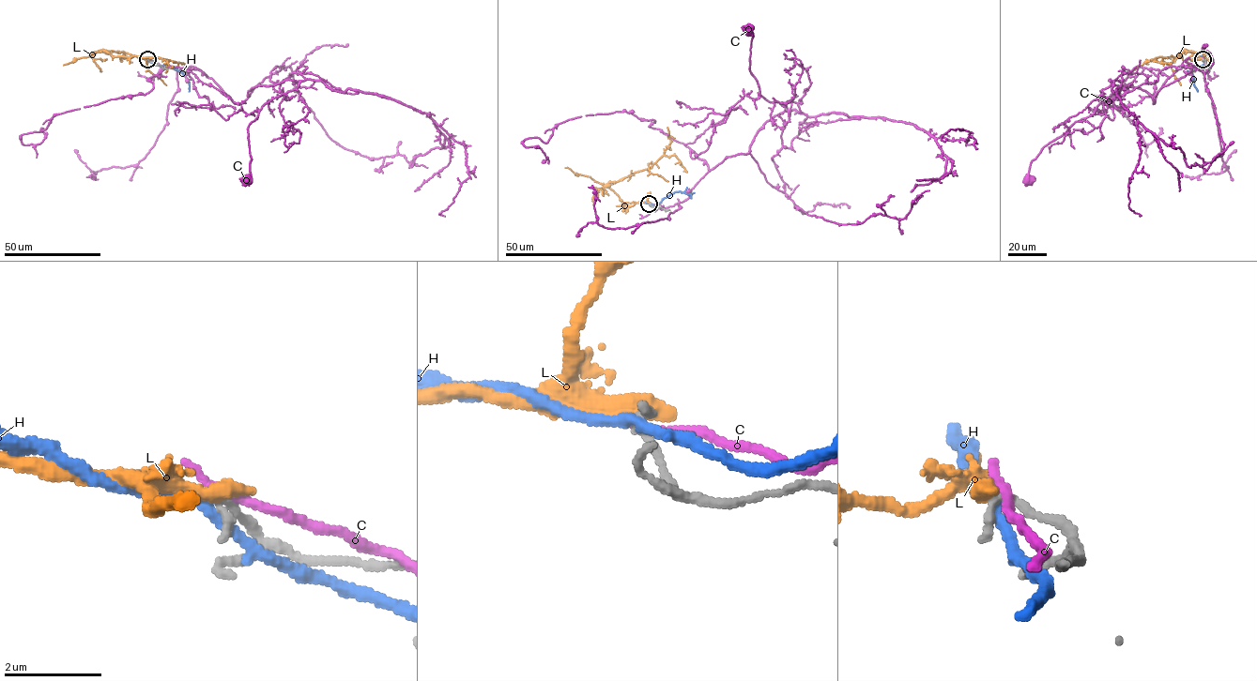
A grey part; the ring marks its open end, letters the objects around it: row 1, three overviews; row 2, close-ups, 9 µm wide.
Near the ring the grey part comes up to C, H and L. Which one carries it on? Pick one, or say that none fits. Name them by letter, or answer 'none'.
none

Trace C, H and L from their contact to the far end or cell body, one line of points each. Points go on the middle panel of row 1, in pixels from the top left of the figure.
C: (650, 204), (685, 201), (727, 158), (749, 152), (767, 121), (802, 112), (760, 95), (749, 29)
H: (649, 203), (657, 204), (675, 191), (691, 194), (691, 198)
L: (649, 203), (627, 205), (607, 184), (648, 170), (664, 155), (670, 141), (667, 128)

